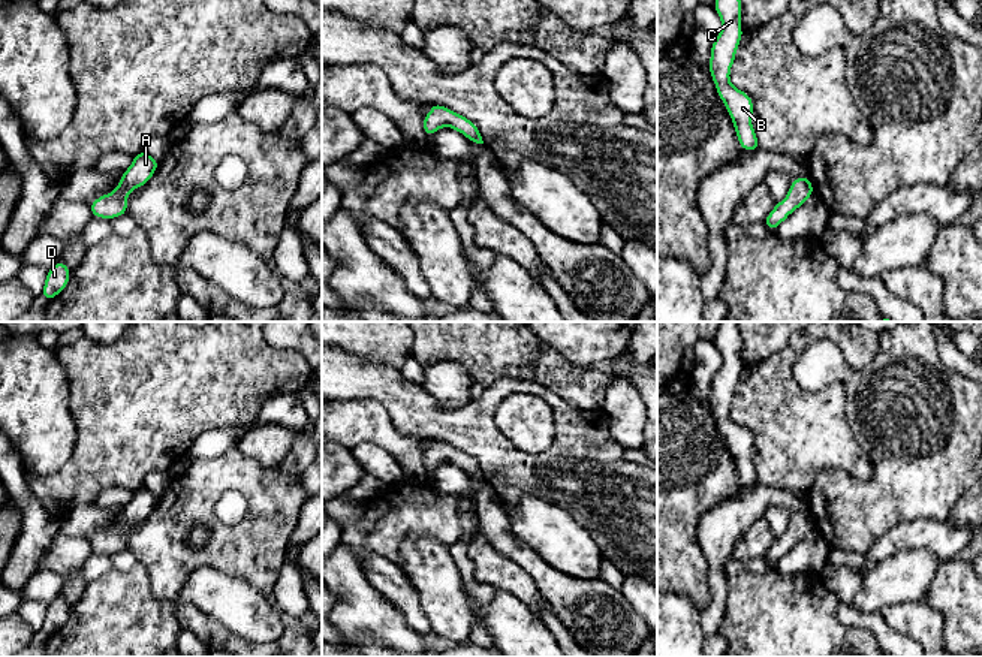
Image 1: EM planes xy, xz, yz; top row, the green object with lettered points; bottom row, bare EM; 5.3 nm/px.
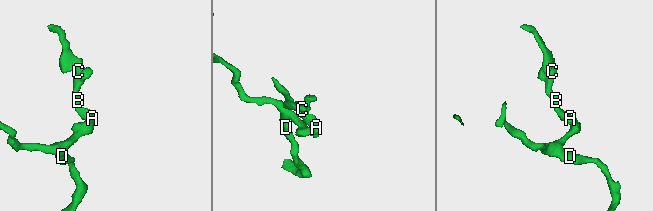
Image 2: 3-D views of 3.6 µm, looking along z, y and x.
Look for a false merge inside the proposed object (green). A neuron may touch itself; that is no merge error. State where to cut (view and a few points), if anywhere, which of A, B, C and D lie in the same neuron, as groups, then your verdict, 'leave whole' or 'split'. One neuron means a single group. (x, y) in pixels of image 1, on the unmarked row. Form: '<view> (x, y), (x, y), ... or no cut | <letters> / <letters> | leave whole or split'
no cut | A B C D | leave whole

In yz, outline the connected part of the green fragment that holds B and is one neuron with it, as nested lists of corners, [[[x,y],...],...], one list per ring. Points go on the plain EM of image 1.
[[[720,322],[714,343],[723,358],[723,364],[711,380],[708,403],[717,428],[732,453],[741,483],[754,486],[760,482],[751,461],[753,436],[729,416],[729,407],[742,373],[739,356],[741,335],[736,322]]]

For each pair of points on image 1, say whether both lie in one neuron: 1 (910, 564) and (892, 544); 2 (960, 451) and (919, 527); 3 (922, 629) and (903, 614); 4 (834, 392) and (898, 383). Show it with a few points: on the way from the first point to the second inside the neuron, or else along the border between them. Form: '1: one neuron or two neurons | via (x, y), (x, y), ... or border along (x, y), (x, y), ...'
1: two neurons | border along (933, 552), (927, 549), (897, 551), (868, 570)
2: two neurons | border along (945, 520), (900, 521), (889, 529)
3: one neuron | via (918, 624), (907, 618)
4: two neurons | border along (810, 392), (840, 383), (851, 425)

